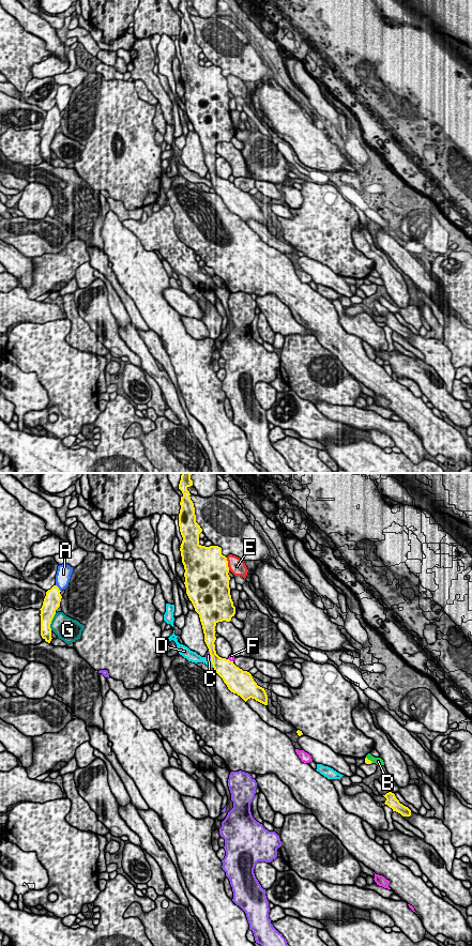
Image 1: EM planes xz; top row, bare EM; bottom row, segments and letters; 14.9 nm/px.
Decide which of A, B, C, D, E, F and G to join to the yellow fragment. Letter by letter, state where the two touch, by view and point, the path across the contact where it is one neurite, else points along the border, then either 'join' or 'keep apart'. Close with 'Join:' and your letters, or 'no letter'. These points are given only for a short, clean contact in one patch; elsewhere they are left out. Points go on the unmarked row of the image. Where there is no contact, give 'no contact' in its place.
A: meets yellow in xz at (58, 108); keep apart
B: meets yellow in xz at (369, 280); border along xz (366, 277), (372, 283); keep apart
C: meets yellow in xz at (210, 174); keep apart
D: meets yellow in xz at (212, 184); keep apart
E: meets yellow in xz at (227, 85); keep apart
F: meets yellow in xz at (229, 181); keep apart
G: meets yellow in xz at (51, 140); keep apart
Join: no letter

